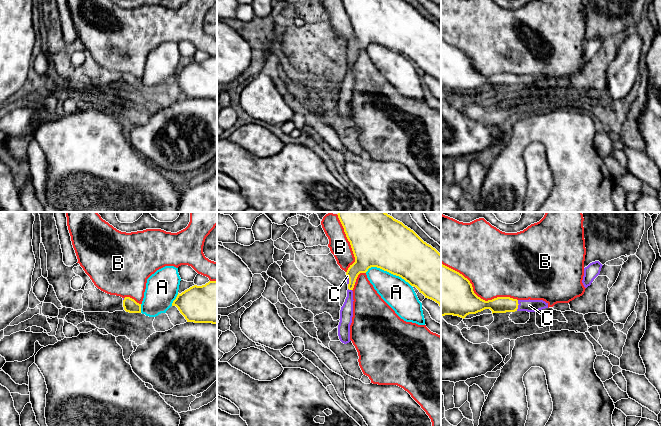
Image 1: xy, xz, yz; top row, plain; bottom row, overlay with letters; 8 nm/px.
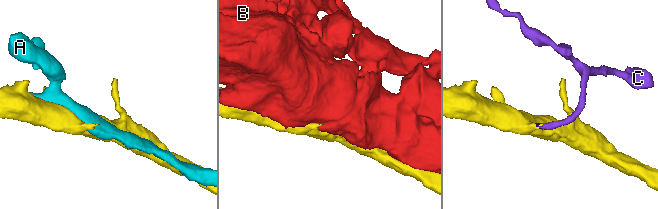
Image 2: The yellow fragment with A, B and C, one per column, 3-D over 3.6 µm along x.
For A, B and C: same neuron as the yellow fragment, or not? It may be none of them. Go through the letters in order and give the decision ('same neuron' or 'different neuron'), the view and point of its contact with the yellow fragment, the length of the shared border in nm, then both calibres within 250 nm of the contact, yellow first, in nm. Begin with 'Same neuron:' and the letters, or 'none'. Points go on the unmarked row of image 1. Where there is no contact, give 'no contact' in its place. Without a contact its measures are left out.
Same neuron: C
A: different neuron | xz (388, 47) | 400 nm | 400/240 nm
B: different neuron | yz (475, 70) | 700 nm | 380/440 nm
C: same neuron | yz (518, 80) | 90 nm | 130/100 nm

